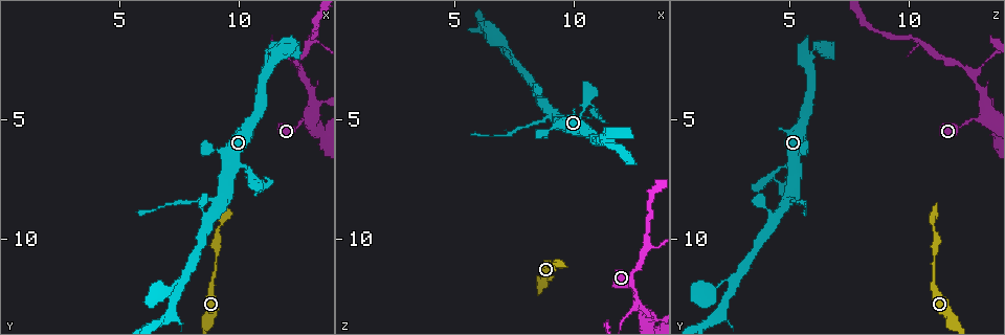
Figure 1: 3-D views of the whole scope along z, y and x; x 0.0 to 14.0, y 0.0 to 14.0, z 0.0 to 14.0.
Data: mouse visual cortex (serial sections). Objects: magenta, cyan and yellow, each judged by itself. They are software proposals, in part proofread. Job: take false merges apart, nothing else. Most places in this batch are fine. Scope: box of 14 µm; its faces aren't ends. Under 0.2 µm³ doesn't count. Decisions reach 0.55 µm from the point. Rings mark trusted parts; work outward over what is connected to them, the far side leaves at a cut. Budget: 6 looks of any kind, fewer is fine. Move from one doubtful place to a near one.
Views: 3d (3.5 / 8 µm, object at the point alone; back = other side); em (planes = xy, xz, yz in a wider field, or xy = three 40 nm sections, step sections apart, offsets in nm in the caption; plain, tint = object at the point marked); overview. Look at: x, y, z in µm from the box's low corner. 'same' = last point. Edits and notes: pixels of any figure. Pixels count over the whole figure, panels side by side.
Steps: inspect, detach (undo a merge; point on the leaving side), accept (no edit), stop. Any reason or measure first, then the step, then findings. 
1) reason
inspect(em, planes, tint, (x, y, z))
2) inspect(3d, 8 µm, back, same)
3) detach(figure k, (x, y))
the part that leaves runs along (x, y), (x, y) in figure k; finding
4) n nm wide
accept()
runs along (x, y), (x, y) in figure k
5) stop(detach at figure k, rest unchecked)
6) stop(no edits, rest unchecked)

thick turns thin
inspect(3d, 3.5 µm, (12.7, 3.1, 12.7))

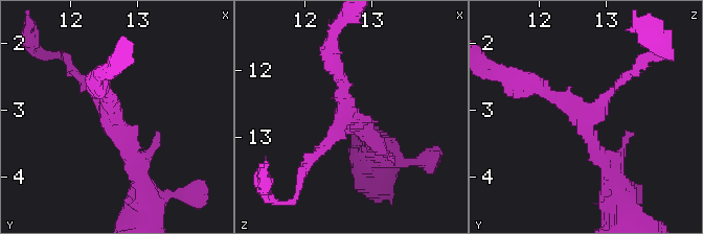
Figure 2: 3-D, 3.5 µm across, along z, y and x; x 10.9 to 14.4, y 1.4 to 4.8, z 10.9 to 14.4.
3 arms; arms of 150, 200, 300 nm
inspect(em, xy, step 1, tint, (12.60, 3.10, 12.70))

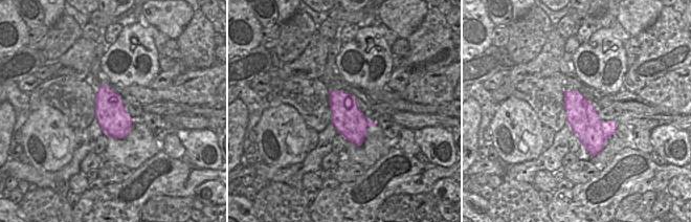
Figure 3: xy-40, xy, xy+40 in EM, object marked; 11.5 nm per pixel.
accept()
runs along (610, 174), (577, 107), (529, 85) in figure 2; continuous, no second cell

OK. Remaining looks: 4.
abrupt turn
inspect(3d, 8 µm, (13.1, 1.7, 10.4))

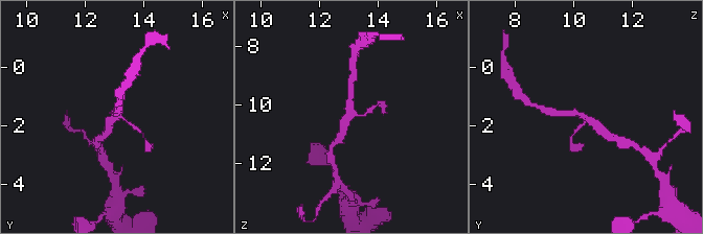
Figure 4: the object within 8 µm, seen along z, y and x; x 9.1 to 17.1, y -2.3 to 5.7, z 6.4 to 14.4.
inspect(em, xy, step 1, tint, (13.1, 1.7, 10.5))

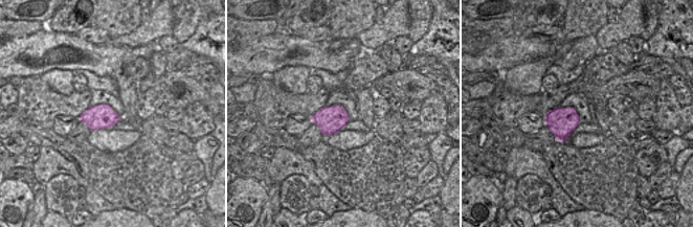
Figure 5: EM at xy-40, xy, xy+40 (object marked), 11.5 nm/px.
320 nm wide
accept()
runs along (607, 135), (583, 115), (557, 114) in figure 4; all the same cell

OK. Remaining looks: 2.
a fork
inspect(3d, 3.5 µm, back, (10.9, 3.3, 5.9))

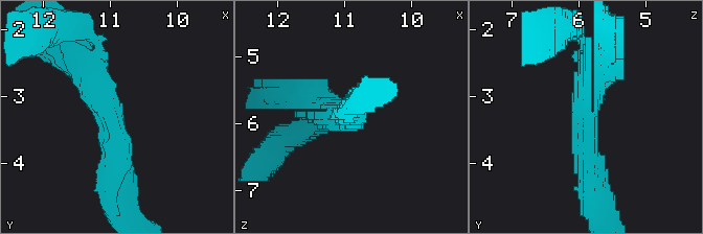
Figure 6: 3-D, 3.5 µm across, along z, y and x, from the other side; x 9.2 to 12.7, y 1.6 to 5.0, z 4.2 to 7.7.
3 arms
accept()
runs along (115, 192), (96, 54) in figure 6; all the same cell

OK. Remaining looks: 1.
stop(no edits, rest unchecked)

